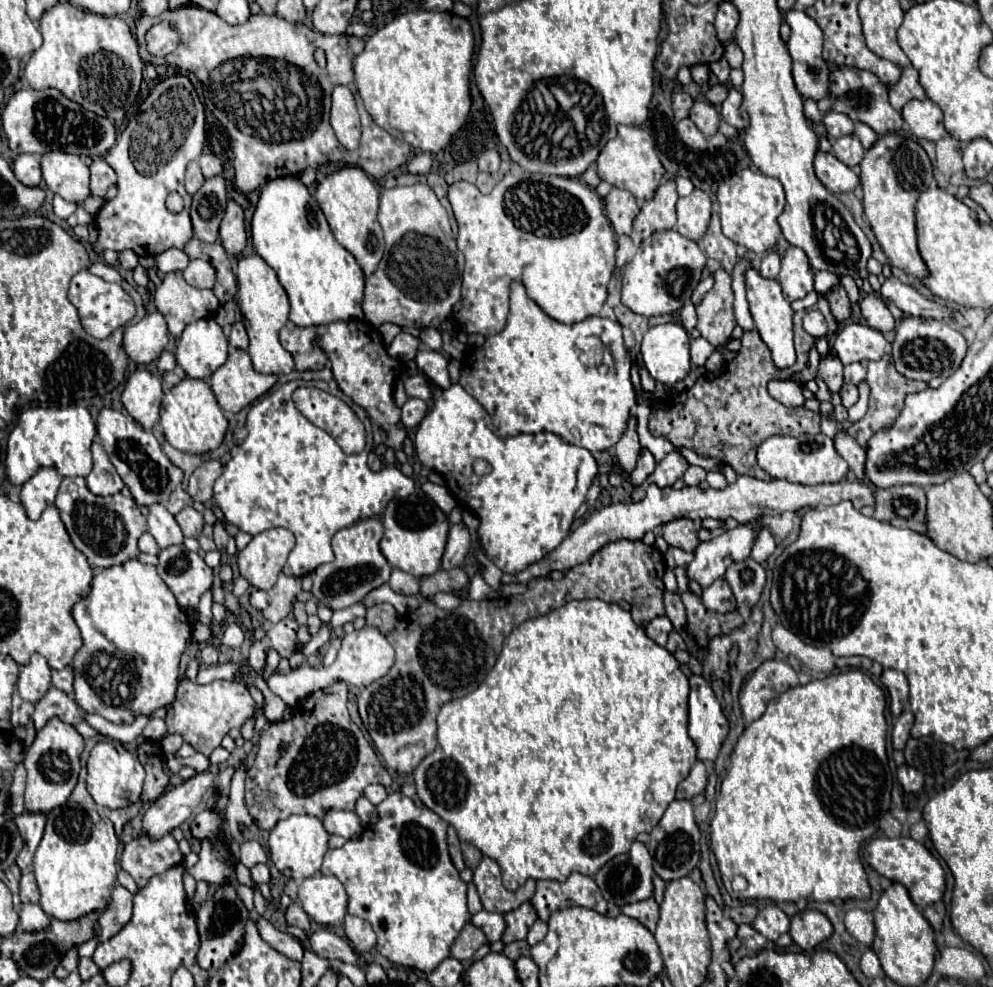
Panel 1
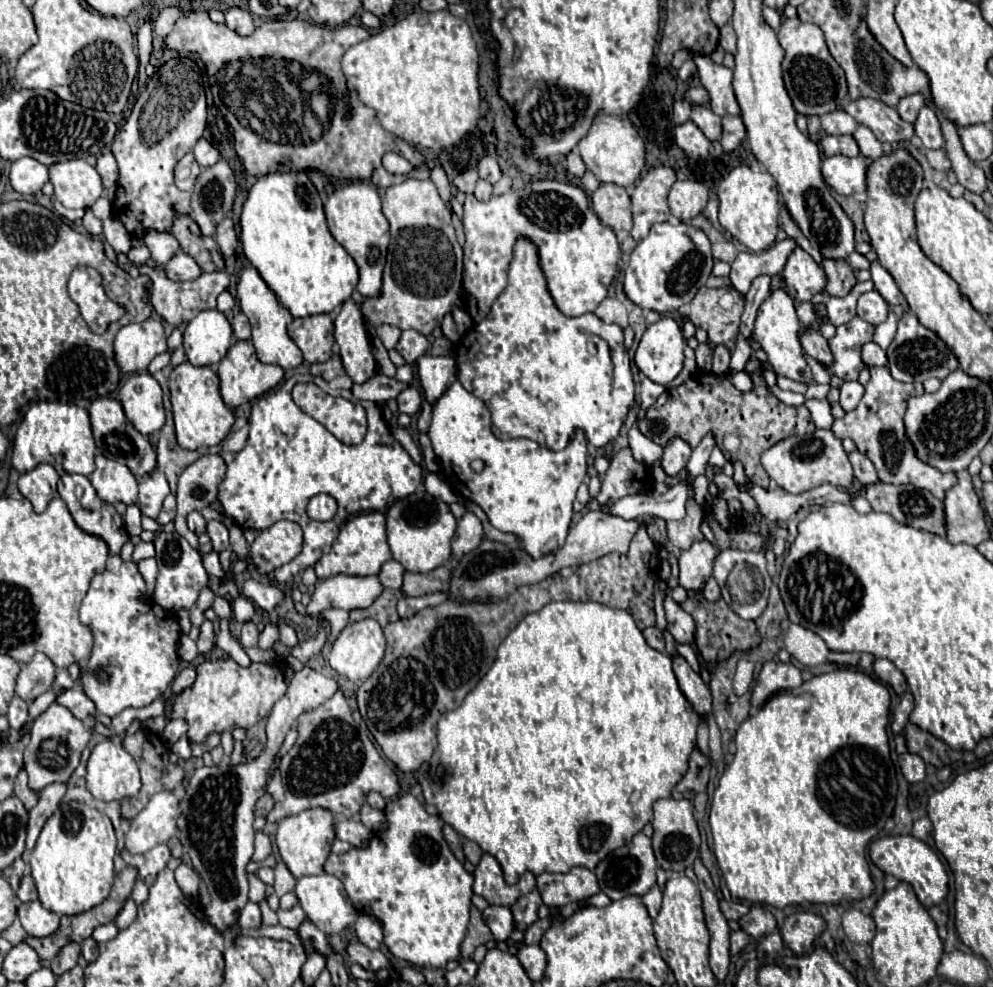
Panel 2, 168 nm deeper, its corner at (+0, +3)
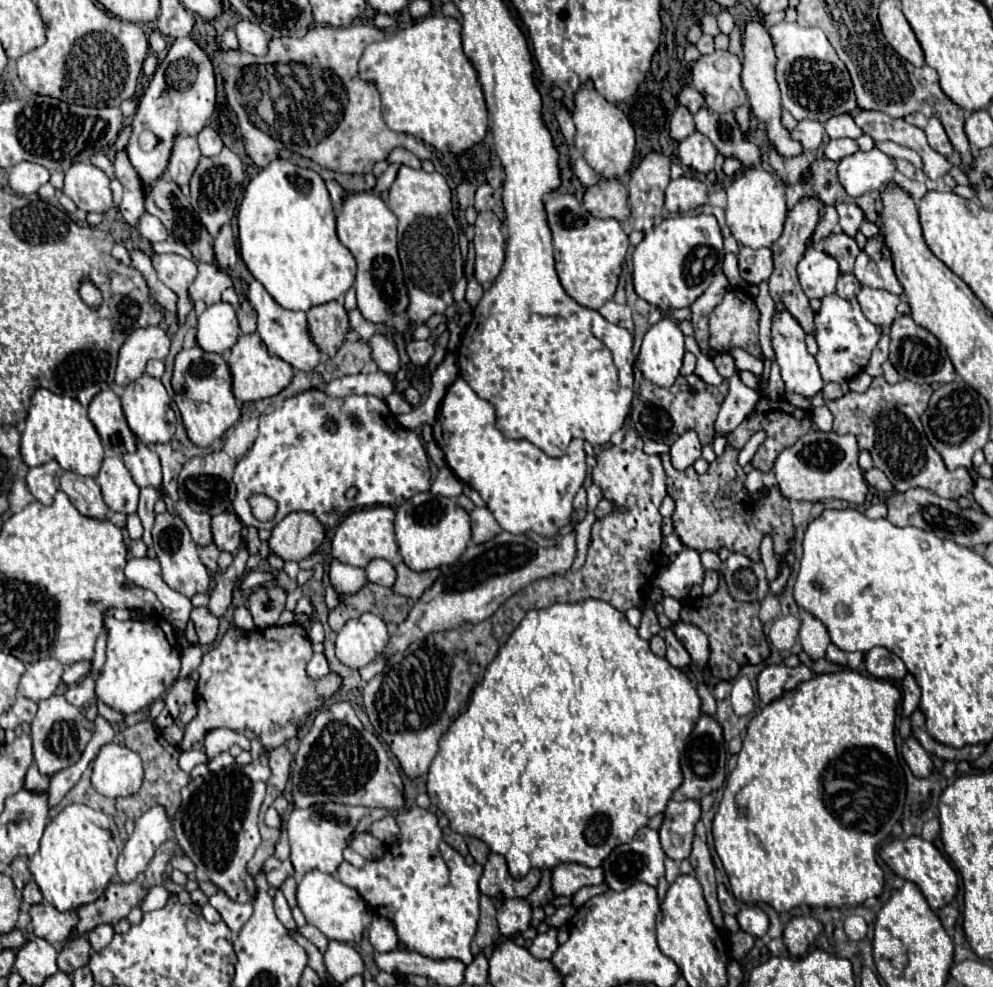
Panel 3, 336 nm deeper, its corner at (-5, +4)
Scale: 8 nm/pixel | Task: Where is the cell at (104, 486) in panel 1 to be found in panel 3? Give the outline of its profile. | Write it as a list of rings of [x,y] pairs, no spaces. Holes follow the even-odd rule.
[[[105,457],[103,467],[95,481],[101,487],[103,501],[115,513],[131,515],[137,511],[139,501],[139,487],[131,479],[127,467],[119,457]]]

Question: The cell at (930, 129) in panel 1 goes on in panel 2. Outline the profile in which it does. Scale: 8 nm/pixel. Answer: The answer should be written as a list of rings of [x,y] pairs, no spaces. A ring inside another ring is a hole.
[[[924,106],[914,122],[916,136],[922,140],[926,148],[942,148],[944,146],[944,136],[940,130],[940,120],[936,112],[930,106]]]

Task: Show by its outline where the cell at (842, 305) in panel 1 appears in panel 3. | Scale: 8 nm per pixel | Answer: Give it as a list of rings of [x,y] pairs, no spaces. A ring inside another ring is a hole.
[[[835,229],[825,239],[821,239],[821,243],[823,243],[825,253],[829,253],[831,257],[837,259],[841,273],[851,273],[853,271],[853,263],[855,263],[855,257],[859,253],[859,247],[857,247],[853,237]]]

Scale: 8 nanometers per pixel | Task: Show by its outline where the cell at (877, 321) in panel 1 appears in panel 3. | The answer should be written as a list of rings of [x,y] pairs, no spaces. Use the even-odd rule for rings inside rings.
[[[861,287],[857,293],[857,301],[861,305],[863,315],[879,325],[881,329],[887,329],[895,317],[897,317],[897,305],[901,301],[899,295],[893,295],[885,289],[871,289],[871,287]]]

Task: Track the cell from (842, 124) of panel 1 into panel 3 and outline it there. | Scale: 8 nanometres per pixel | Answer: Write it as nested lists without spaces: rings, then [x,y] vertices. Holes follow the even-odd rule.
[[[837,115],[837,117],[831,117],[827,123],[825,123],[825,131],[831,139],[837,139],[837,137],[849,137],[849,139],[857,139],[863,135],[863,131],[855,125],[853,117],[851,115]]]

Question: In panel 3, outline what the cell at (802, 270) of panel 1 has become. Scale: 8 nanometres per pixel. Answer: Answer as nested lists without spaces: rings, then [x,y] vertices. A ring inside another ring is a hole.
[[[807,249],[805,257],[797,265],[799,283],[809,299],[821,299],[835,291],[835,283],[839,279],[837,261],[821,249]]]

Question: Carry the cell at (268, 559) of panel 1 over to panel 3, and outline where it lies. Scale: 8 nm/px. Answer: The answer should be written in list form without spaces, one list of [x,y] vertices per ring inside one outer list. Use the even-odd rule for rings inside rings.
[[[309,511],[289,513],[275,525],[269,547],[283,561],[301,561],[325,541],[325,527]]]

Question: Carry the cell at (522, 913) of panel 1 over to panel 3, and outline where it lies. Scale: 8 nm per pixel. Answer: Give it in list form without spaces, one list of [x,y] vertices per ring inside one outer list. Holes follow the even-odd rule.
[[[543,871],[543,877],[541,877],[537,889],[533,889],[533,893],[529,893],[527,901],[531,903],[531,907],[547,905],[549,903],[549,891],[551,891],[551,871]]]

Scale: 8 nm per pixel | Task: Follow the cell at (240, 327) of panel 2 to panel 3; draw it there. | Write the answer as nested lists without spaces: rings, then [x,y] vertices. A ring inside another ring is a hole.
[[[249,301],[241,303],[241,307],[237,309],[237,317],[243,333],[253,333],[257,329],[257,313]]]

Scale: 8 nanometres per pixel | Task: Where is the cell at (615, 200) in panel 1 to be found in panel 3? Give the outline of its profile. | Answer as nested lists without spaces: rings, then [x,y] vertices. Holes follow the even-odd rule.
[[[601,179],[599,183],[591,185],[583,193],[583,207],[599,219],[629,219],[629,205],[627,205],[627,189],[617,179]]]

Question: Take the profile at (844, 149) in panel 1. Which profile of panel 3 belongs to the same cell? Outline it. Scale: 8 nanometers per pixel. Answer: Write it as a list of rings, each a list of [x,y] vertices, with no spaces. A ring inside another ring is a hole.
[[[827,139],[823,145],[823,153],[831,161],[841,161],[841,157],[853,155],[855,151],[859,151],[859,147],[853,139]]]

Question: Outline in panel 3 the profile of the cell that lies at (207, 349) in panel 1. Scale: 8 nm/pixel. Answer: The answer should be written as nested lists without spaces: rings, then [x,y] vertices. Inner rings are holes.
[[[225,303],[209,305],[197,323],[197,343],[201,349],[211,353],[223,353],[231,349],[239,337],[239,323],[235,309]]]

